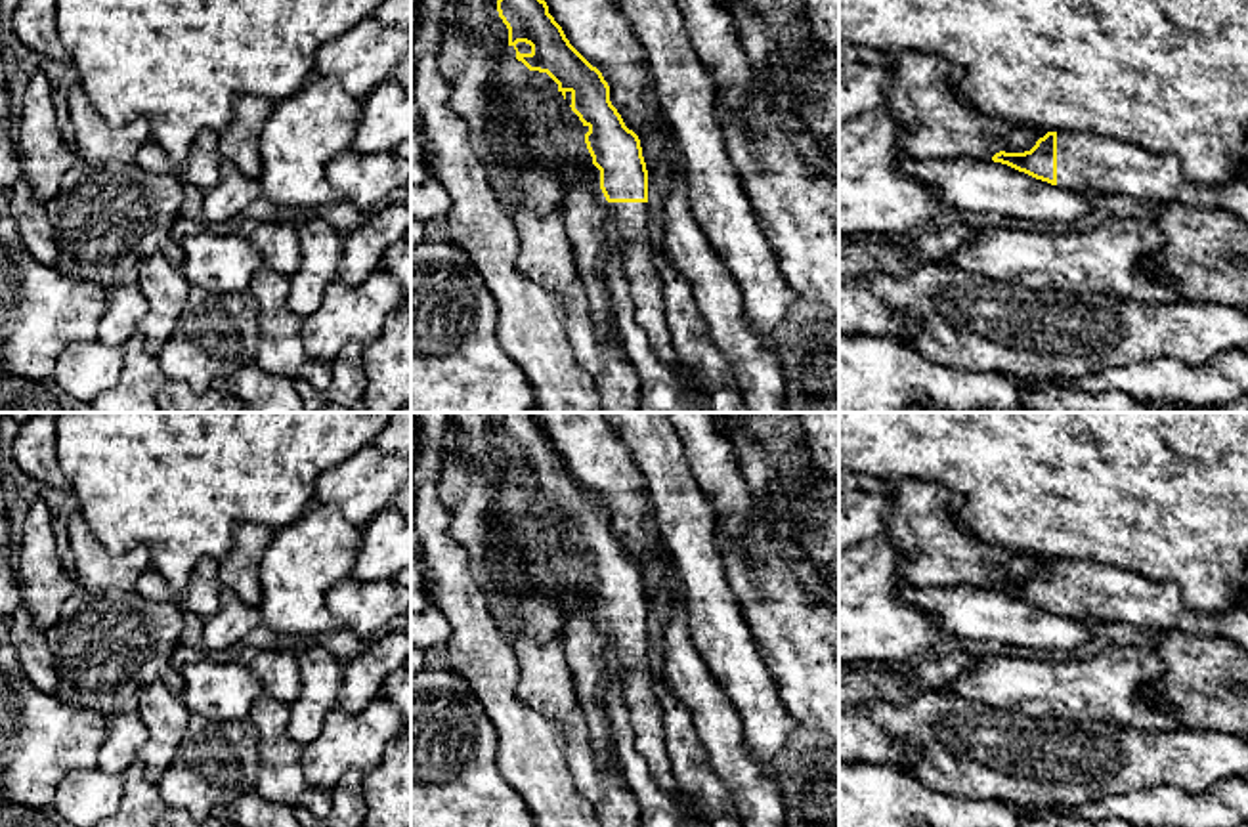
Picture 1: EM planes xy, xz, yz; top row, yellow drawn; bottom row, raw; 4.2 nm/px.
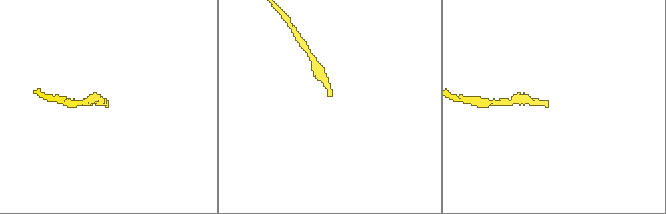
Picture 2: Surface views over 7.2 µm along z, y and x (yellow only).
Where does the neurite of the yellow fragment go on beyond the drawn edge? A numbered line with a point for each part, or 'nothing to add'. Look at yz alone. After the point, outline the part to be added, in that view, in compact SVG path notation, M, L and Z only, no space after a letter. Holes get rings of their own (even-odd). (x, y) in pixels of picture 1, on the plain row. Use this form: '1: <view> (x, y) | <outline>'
1: yz (1094, 591) | M1057 560L1057 613L1122 621L1139 628L1219 636L1248 649L1248 609L1200 613L1187 607L1173 583L1154 583L1112 565Z

